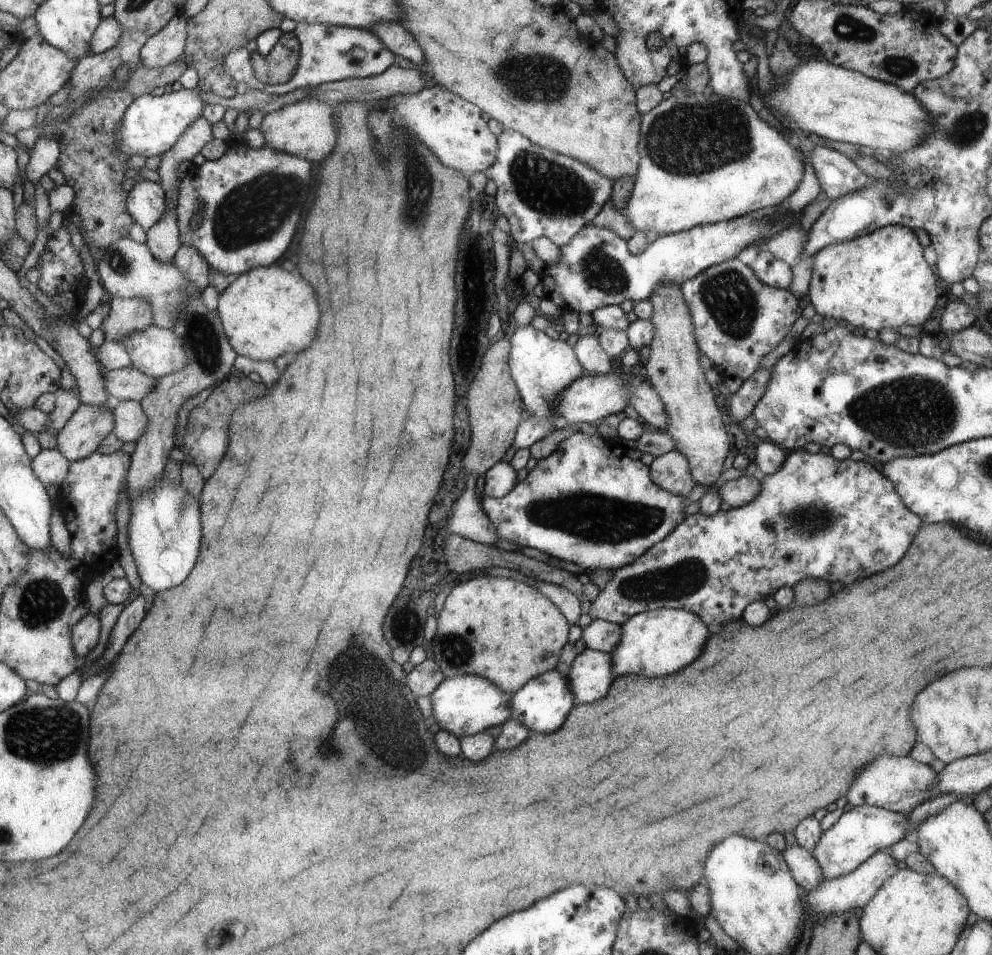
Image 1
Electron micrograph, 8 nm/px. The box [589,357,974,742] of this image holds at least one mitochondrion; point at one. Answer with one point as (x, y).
(913, 412)

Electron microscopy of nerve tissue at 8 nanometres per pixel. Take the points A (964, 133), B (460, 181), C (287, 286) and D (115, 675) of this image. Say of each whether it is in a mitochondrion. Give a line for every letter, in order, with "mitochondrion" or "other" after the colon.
A: mitochondrion
B: other
C: other
D: other

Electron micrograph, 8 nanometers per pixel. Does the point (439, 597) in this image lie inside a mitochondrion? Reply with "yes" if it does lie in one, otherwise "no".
no

